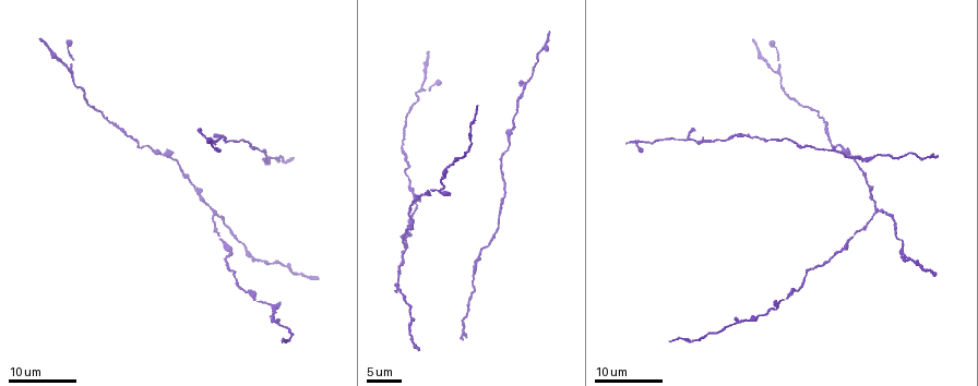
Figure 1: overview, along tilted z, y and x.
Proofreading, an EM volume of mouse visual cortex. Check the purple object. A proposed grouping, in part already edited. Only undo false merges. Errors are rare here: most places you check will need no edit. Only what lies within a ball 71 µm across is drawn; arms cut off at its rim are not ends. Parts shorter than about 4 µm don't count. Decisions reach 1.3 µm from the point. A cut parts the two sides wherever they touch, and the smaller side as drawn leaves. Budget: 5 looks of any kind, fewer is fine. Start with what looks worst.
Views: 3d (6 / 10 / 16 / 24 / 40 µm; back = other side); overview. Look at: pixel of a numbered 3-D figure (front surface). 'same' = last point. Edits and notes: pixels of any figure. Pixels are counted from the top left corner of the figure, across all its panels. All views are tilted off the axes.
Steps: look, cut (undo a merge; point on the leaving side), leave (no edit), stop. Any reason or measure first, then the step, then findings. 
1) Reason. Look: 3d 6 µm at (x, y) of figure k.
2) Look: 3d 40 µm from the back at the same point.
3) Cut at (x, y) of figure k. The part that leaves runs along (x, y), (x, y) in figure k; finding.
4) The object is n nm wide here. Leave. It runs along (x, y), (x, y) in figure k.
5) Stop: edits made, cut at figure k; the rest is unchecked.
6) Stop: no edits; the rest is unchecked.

Side arm on a straight run. Look: 3d 24 µm at (776, 73) of figure 1.

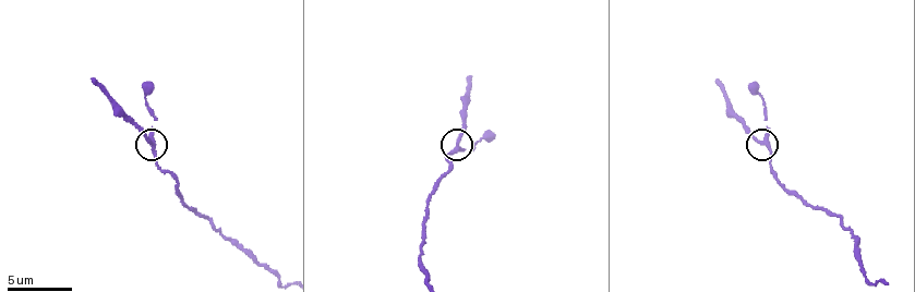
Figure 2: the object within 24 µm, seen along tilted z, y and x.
Look: 3d 10 µm at (459, 146) of figure 2.

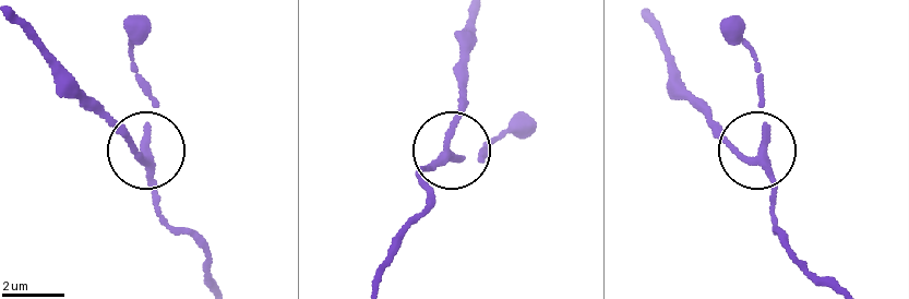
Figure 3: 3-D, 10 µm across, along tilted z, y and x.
Leave. It runs along (375, 275), (393, 236), (428, 205), (426, 166), (487, 154) in figure 3; one cell here.

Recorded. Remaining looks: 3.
Three arms meet. Look: 3d 24 µm at (690, 140) of figure 1.

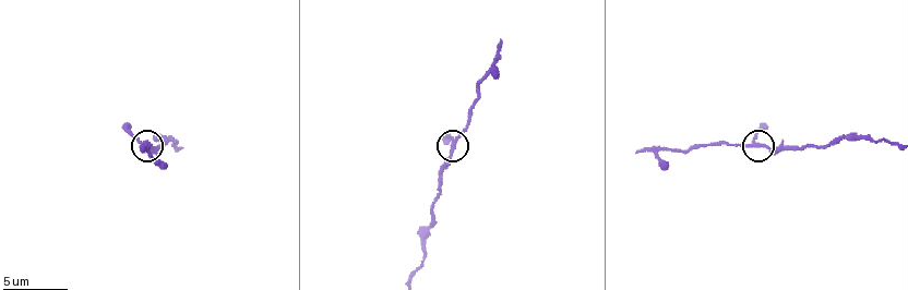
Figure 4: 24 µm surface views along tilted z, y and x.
Look: 3d 6 µm at (760, 147) of figure 4.

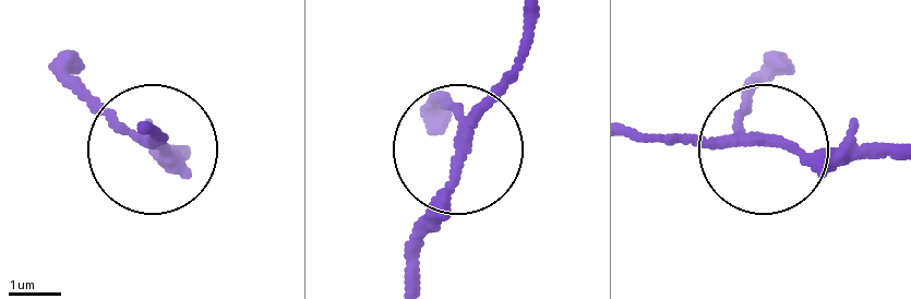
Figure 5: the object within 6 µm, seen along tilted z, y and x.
Leave. It runs along (422, 273), (429, 207), (459, 168), (477, 103), (518, 55) in figure 5; one cell here.

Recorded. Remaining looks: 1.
Calibre changes. Look: 3d 10 µm at (170, 137) of figure 4.

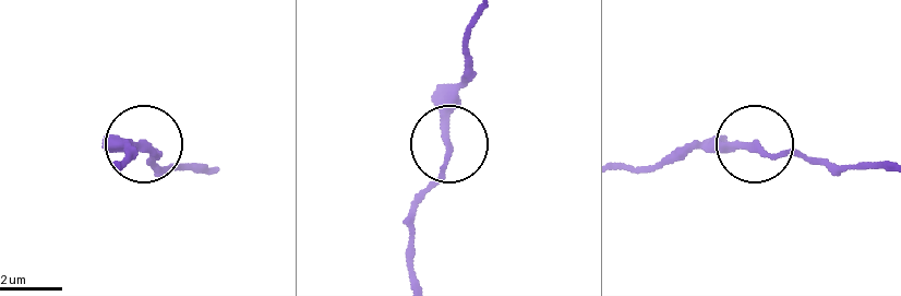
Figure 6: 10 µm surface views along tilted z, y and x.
Leave. It runs along (885, 165), (773, 157), (745, 142), (675, 150) in figure 6; all the same cell.

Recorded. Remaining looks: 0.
Stop: no edits; the rest is unchecked.

